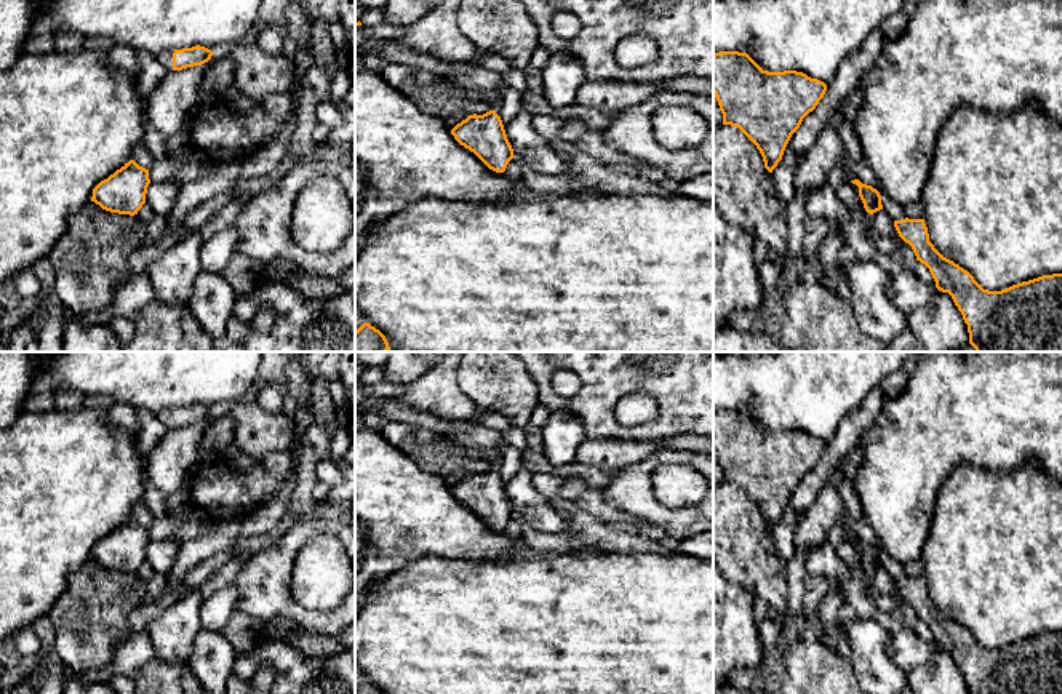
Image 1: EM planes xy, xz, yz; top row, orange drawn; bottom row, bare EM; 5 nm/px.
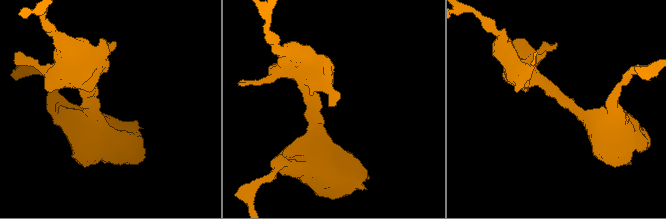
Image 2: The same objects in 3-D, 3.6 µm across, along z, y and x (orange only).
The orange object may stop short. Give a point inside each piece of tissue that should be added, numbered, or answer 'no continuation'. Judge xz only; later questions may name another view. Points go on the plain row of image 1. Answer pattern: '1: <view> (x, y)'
no continuation

